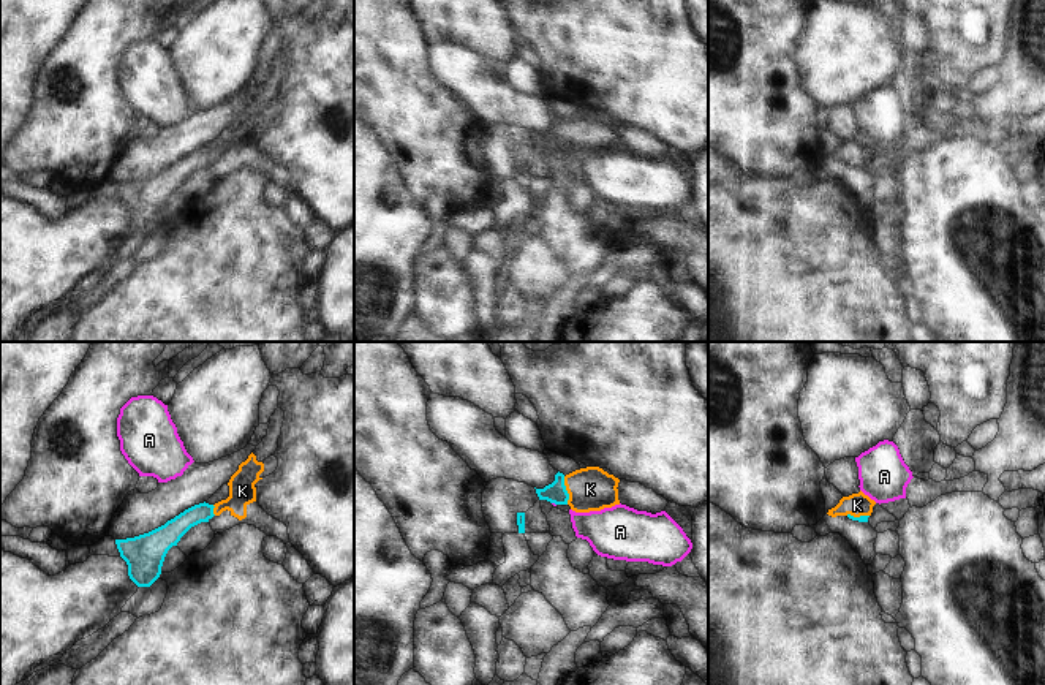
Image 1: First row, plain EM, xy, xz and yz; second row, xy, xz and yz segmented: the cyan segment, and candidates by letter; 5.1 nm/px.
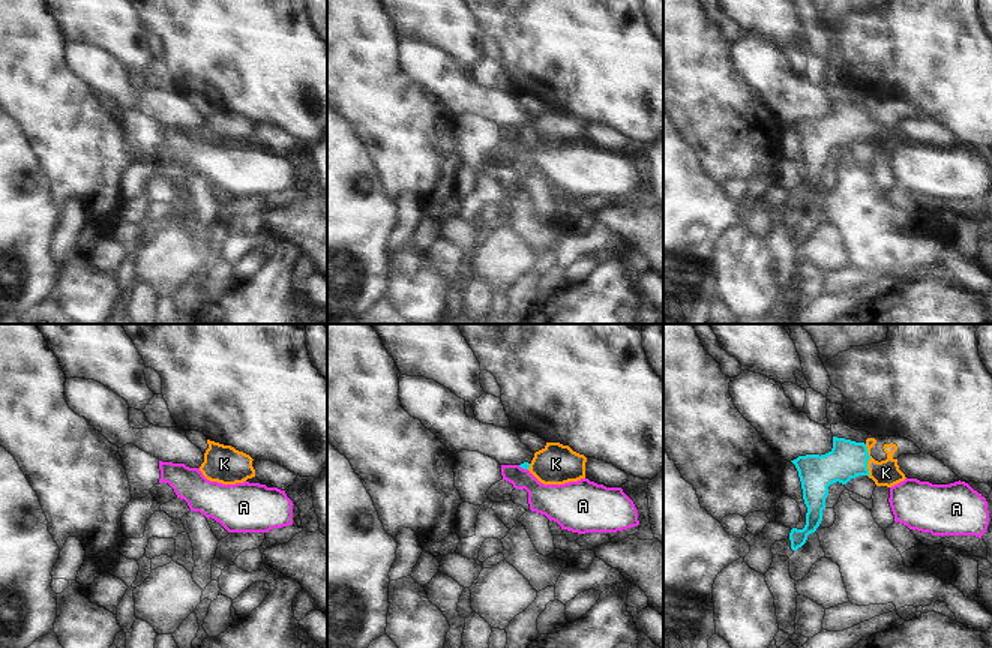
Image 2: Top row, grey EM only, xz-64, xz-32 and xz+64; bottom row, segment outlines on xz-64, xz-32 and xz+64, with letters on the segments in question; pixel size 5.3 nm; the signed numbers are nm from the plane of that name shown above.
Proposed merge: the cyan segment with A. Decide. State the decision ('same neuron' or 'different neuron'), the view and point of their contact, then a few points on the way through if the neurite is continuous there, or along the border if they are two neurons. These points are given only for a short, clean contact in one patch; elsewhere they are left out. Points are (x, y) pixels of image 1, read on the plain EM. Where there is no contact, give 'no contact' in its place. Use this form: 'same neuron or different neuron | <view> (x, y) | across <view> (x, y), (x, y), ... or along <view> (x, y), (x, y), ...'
different neuron | xz (554, 147) | along xz (552, 147), (555, 151)

